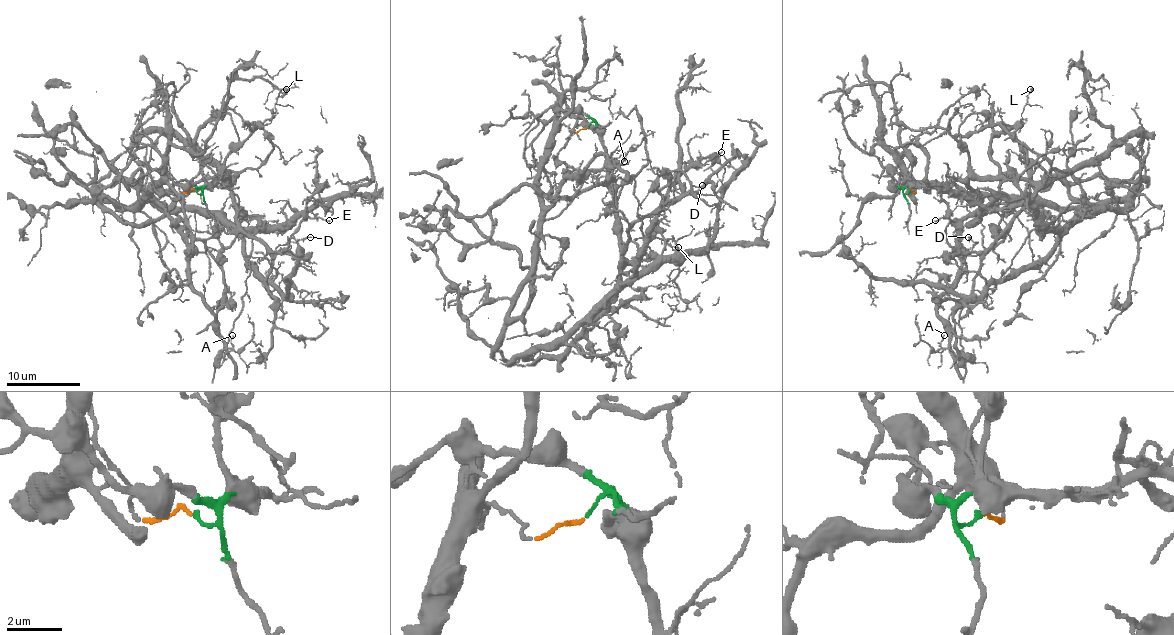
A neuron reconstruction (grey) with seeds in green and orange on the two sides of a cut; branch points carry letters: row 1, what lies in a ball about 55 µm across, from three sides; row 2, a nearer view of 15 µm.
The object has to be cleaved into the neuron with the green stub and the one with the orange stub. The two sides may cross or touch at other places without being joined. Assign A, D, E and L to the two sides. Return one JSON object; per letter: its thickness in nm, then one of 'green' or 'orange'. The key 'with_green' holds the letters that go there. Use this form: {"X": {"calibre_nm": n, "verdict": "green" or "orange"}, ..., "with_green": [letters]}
{"A": {"calibre_nm": 130, "verdict": "orange"}, "D": {"calibre_nm": 140, "verdict": "green"}, "E": {"calibre_nm": 120, "verdict": "green"}, "L": {"calibre_nm": 130, "verdict": "green"}, "with_green": ["D", "E", "L"]}

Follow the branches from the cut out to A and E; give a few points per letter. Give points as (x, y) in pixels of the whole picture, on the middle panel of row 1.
A: (587, 128), (573, 133), (562, 124), (552, 137), (542, 170), (540, 199), (547, 206), (595, 157), (624, 161)
E: (587, 126), (593, 120), (598, 126), (622, 252), (628, 230), (664, 195), (683, 162), (697, 166), (721, 151)

